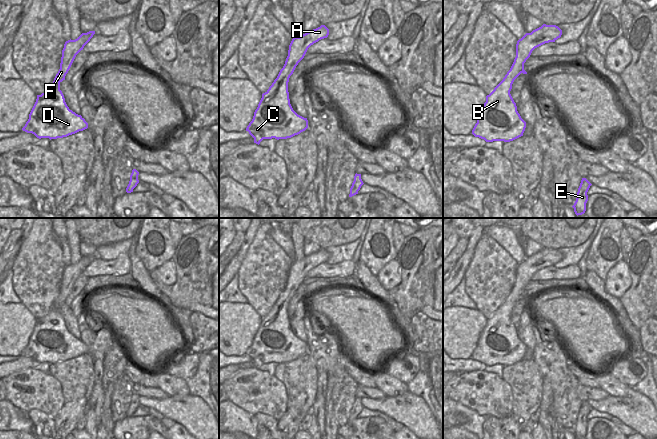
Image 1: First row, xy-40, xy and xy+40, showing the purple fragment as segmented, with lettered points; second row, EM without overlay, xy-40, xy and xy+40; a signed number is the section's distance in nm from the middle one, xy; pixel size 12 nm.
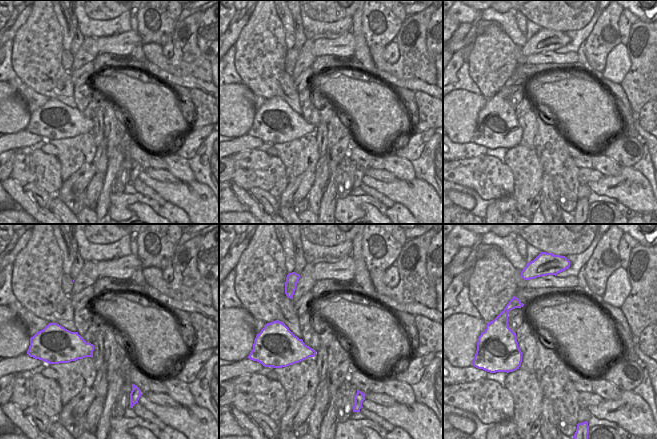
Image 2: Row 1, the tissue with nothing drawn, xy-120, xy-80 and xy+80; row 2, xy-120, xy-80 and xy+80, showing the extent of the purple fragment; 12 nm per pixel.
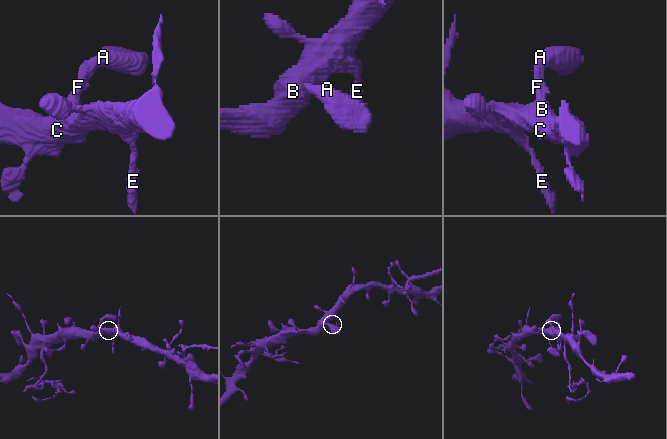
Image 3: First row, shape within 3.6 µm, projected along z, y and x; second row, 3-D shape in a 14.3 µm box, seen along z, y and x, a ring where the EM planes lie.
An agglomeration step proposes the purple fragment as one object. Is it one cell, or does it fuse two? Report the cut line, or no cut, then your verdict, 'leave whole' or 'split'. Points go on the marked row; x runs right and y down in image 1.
no cut; leave whole

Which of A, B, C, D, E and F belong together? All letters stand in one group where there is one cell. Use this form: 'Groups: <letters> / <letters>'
Groups: A B C D E F.

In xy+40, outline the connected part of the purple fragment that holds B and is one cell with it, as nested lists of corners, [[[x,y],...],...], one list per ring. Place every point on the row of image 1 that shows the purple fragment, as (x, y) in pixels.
[[[543,24],[541,27],[526,33],[516,44],[516,57],[503,80],[486,96],[472,134],[486,142],[510,142],[521,136],[526,128],[526,122],[517,111],[510,91],[514,80],[521,74],[527,74],[524,63],[532,51],[549,42],[555,42],[562,35],[562,30],[556,25]]]

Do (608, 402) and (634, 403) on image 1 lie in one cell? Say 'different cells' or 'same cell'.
same cell

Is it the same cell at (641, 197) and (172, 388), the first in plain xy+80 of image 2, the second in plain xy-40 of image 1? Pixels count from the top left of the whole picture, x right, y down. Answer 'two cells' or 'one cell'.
two cells

